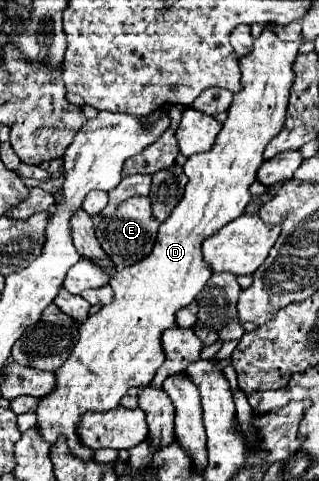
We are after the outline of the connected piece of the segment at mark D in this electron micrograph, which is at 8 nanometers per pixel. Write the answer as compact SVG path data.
M265 25L261 37L255 41L253 53L239 61L243 91L235 93L233 105L227 111L229 117L219 131L215 147L209 153L191 155L185 161L183 171L189 177L185 195L173 213L161 223L151 255L111 277L109 285L115 291L115 299L79 327L79 343L71 351L71 357L55 371L57 387L39 401L35 413L37 429L45 441L55 443L65 435L75 457L81 457L83 461L91 459L93 451L81 445L77 437L79 417L85 411L119 407L127 389L149 385L157 369L163 365L163 331L177 329L177 311L195 301L207 279L213 275L211 267L203 261L203 241L243 215L251 201L249 187L255 183L263 163L263 149L283 129L289 87L295 79L291 65L299 45L301 41L281 41L269 25Z

